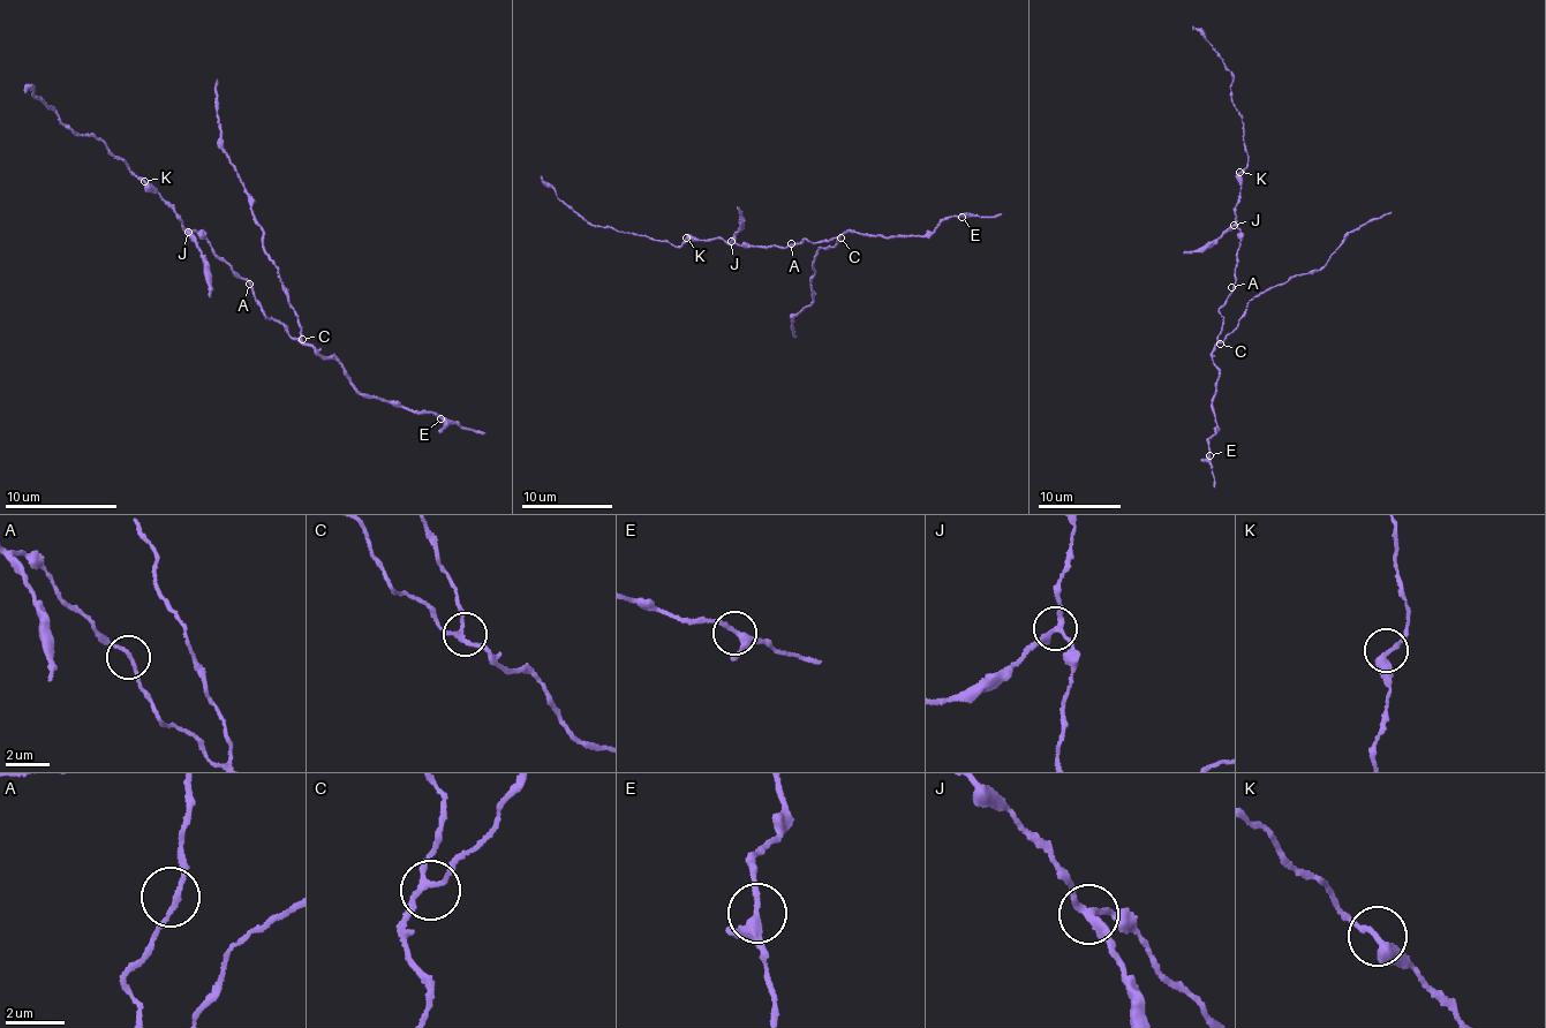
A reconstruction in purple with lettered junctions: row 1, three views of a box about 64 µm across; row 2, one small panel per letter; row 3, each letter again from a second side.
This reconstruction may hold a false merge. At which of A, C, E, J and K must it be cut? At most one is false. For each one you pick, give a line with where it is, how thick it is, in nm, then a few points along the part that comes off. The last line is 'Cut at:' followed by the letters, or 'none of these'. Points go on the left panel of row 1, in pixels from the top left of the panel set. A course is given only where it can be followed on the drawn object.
J: place (188, 232); calibre 240 nm; course (189, 232), (210, 277), (210, 296)
Cut at: J

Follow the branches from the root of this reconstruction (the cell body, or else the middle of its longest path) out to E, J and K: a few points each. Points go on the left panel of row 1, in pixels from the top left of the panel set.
E: (248, 282), (263, 311), (294, 338), (339, 363), (362, 394), (431, 412), (440, 418)
J: (248, 282), (213, 251), (210, 243), (195, 232), (189, 232)
K: (248, 282), (213, 251), (210, 243), (182, 225), (175, 209), (144, 181)

